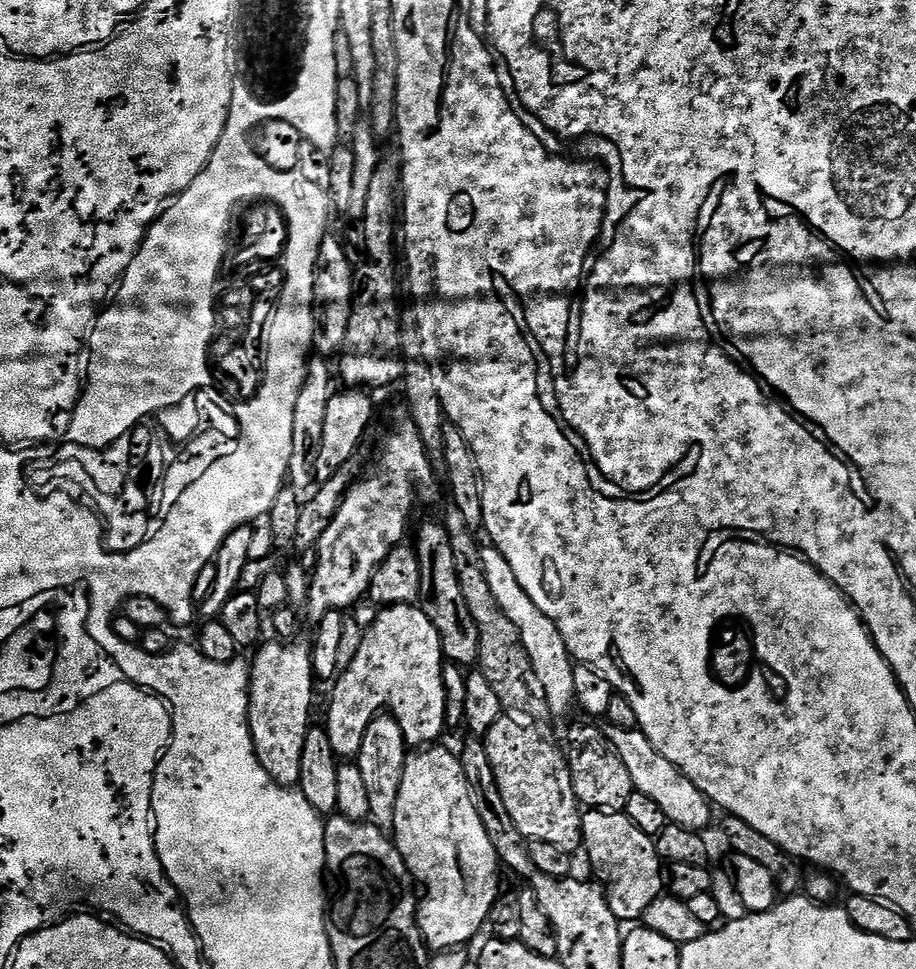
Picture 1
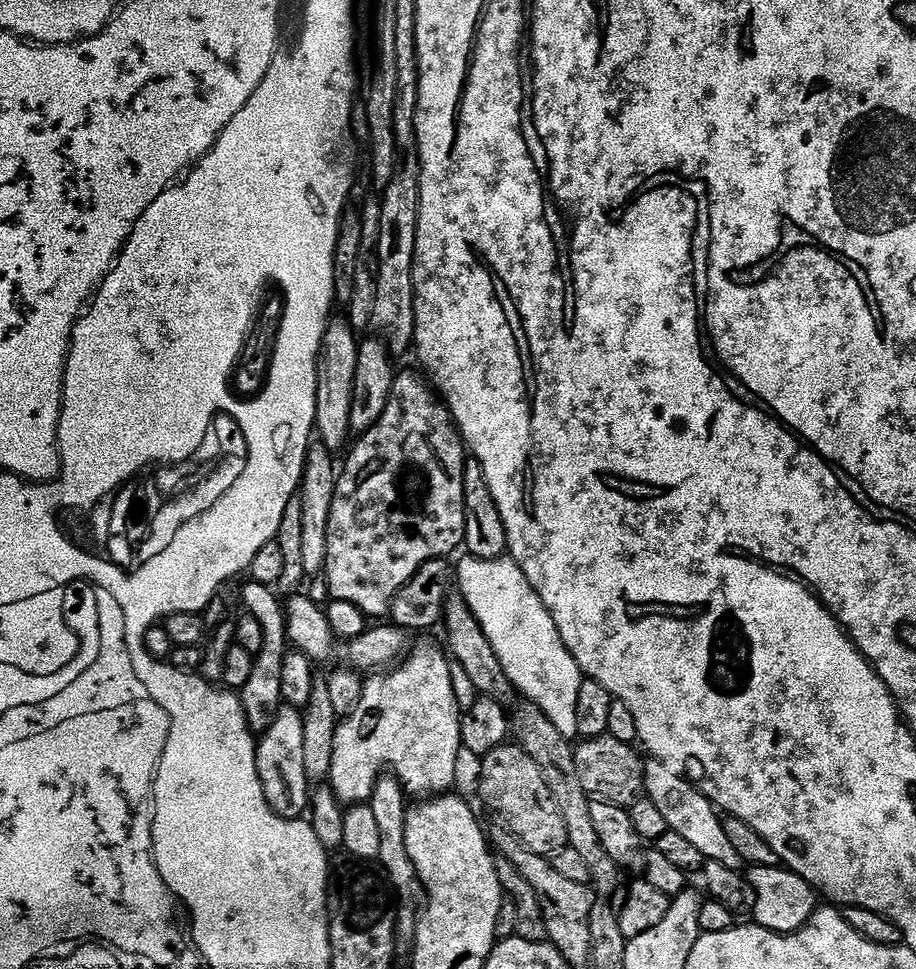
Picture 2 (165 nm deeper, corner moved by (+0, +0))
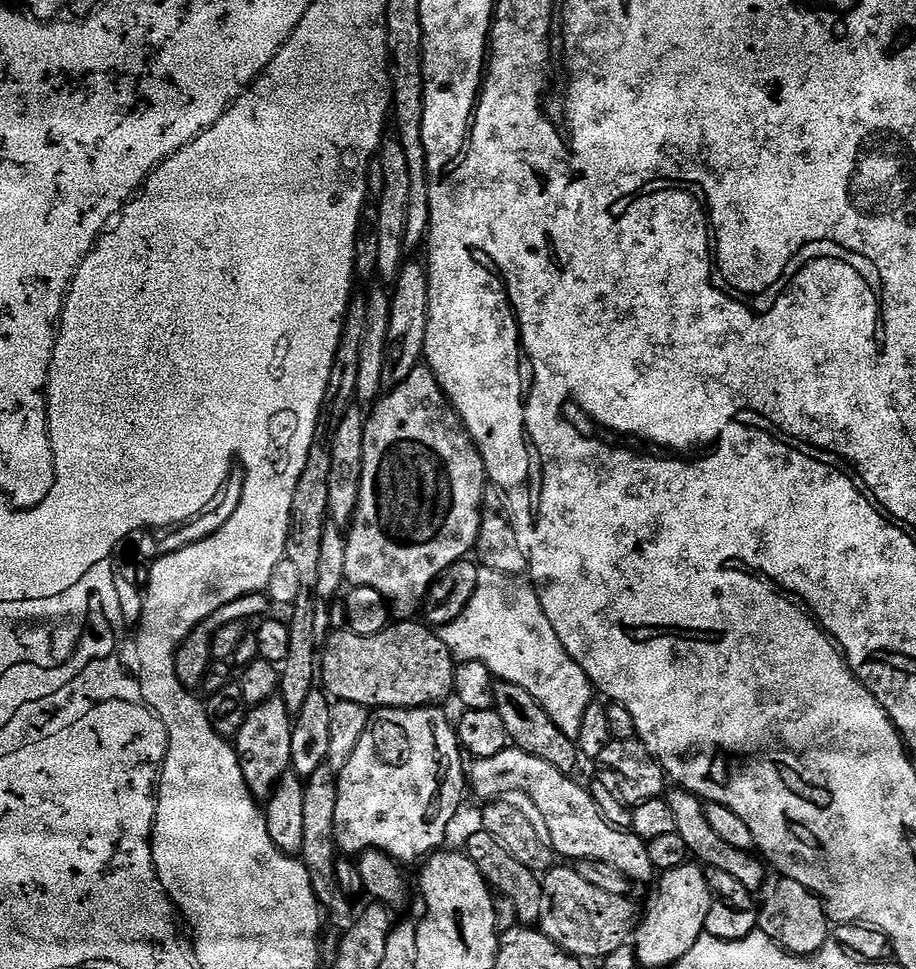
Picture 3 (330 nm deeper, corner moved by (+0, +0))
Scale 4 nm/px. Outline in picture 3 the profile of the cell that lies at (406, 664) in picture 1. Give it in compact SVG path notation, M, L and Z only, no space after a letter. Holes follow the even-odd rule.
M440 706L385 708L370 720L370 731L362 734L350 762L339 769L338 810L334 810L334 834L341 853L384 852L401 865L419 865L445 847L448 827L466 796L466 761L457 729Z

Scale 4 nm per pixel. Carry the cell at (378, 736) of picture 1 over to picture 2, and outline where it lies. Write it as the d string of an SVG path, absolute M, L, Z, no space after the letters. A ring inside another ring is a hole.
M384 774L377 780L372 791L370 806L374 810L374 818L378 821L378 831L382 841L378 864L381 864L379 867L391 884L398 901L396 939L401 949L408 950L416 943L416 925L422 911L422 901L426 896L422 882L418 878L418 870L414 870L414 862L410 862L410 850L406 850L406 818L410 800L404 791L403 784L396 779L395 775Z

